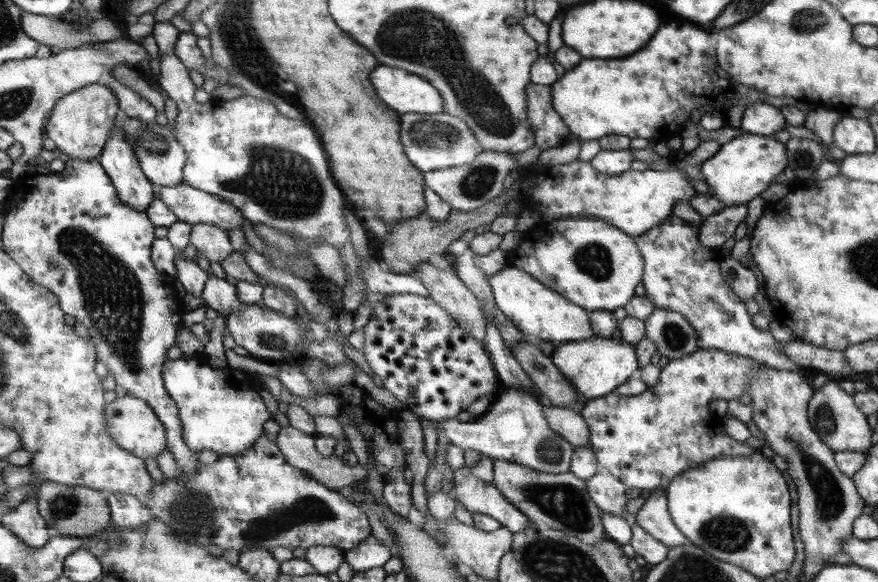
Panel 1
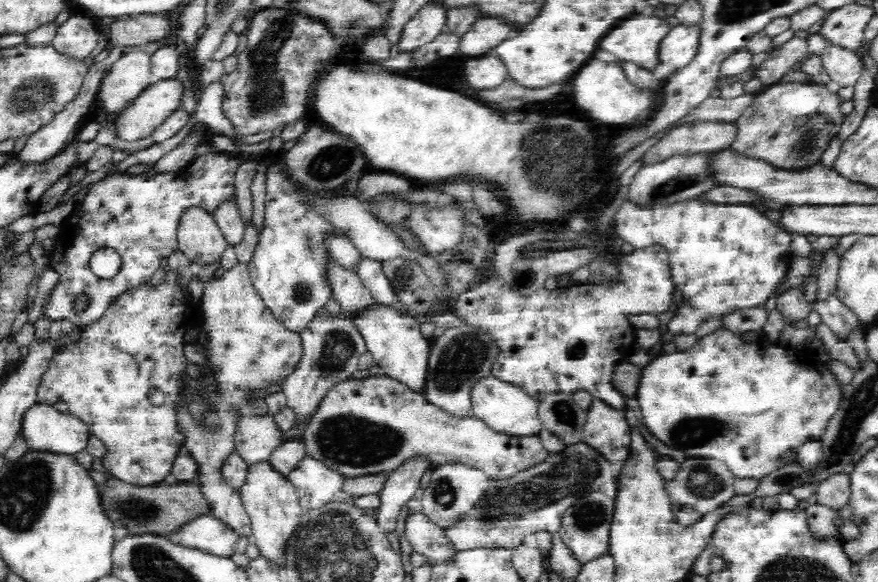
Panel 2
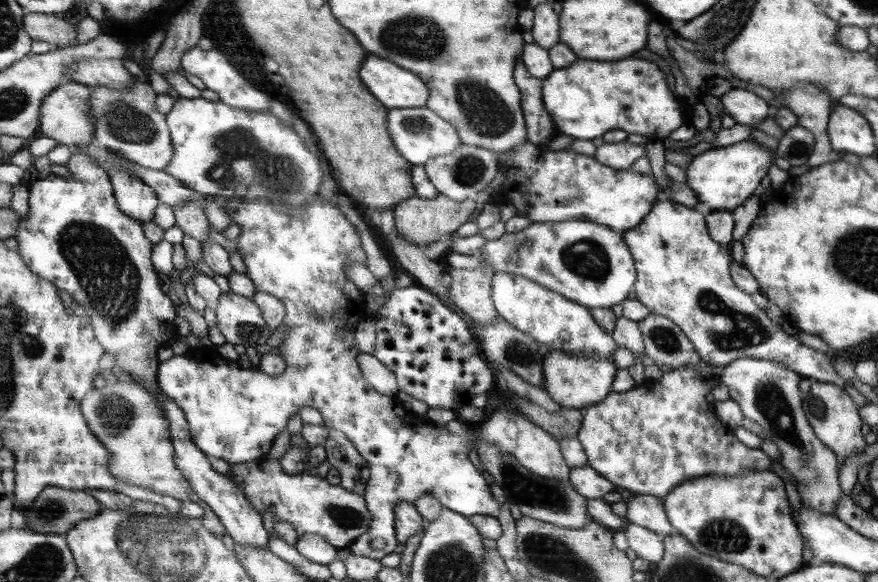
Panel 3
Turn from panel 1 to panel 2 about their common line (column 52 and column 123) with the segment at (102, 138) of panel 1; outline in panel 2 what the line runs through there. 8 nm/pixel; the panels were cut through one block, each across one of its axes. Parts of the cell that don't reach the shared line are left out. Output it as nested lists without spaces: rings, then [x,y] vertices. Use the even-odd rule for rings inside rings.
[[[180,78],[165,79],[144,90],[142,96],[116,122],[115,135],[126,140],[138,140],[153,134],[154,129],[174,114],[187,95],[186,83]]]

